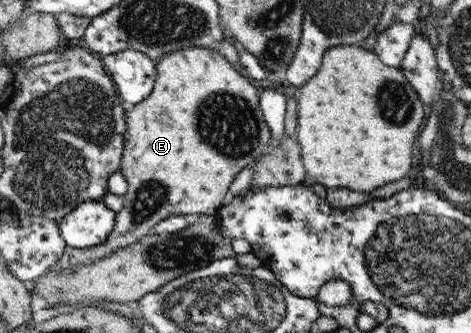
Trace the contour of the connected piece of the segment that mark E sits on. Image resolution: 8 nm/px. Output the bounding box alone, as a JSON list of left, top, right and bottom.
[54,47,270,269]

